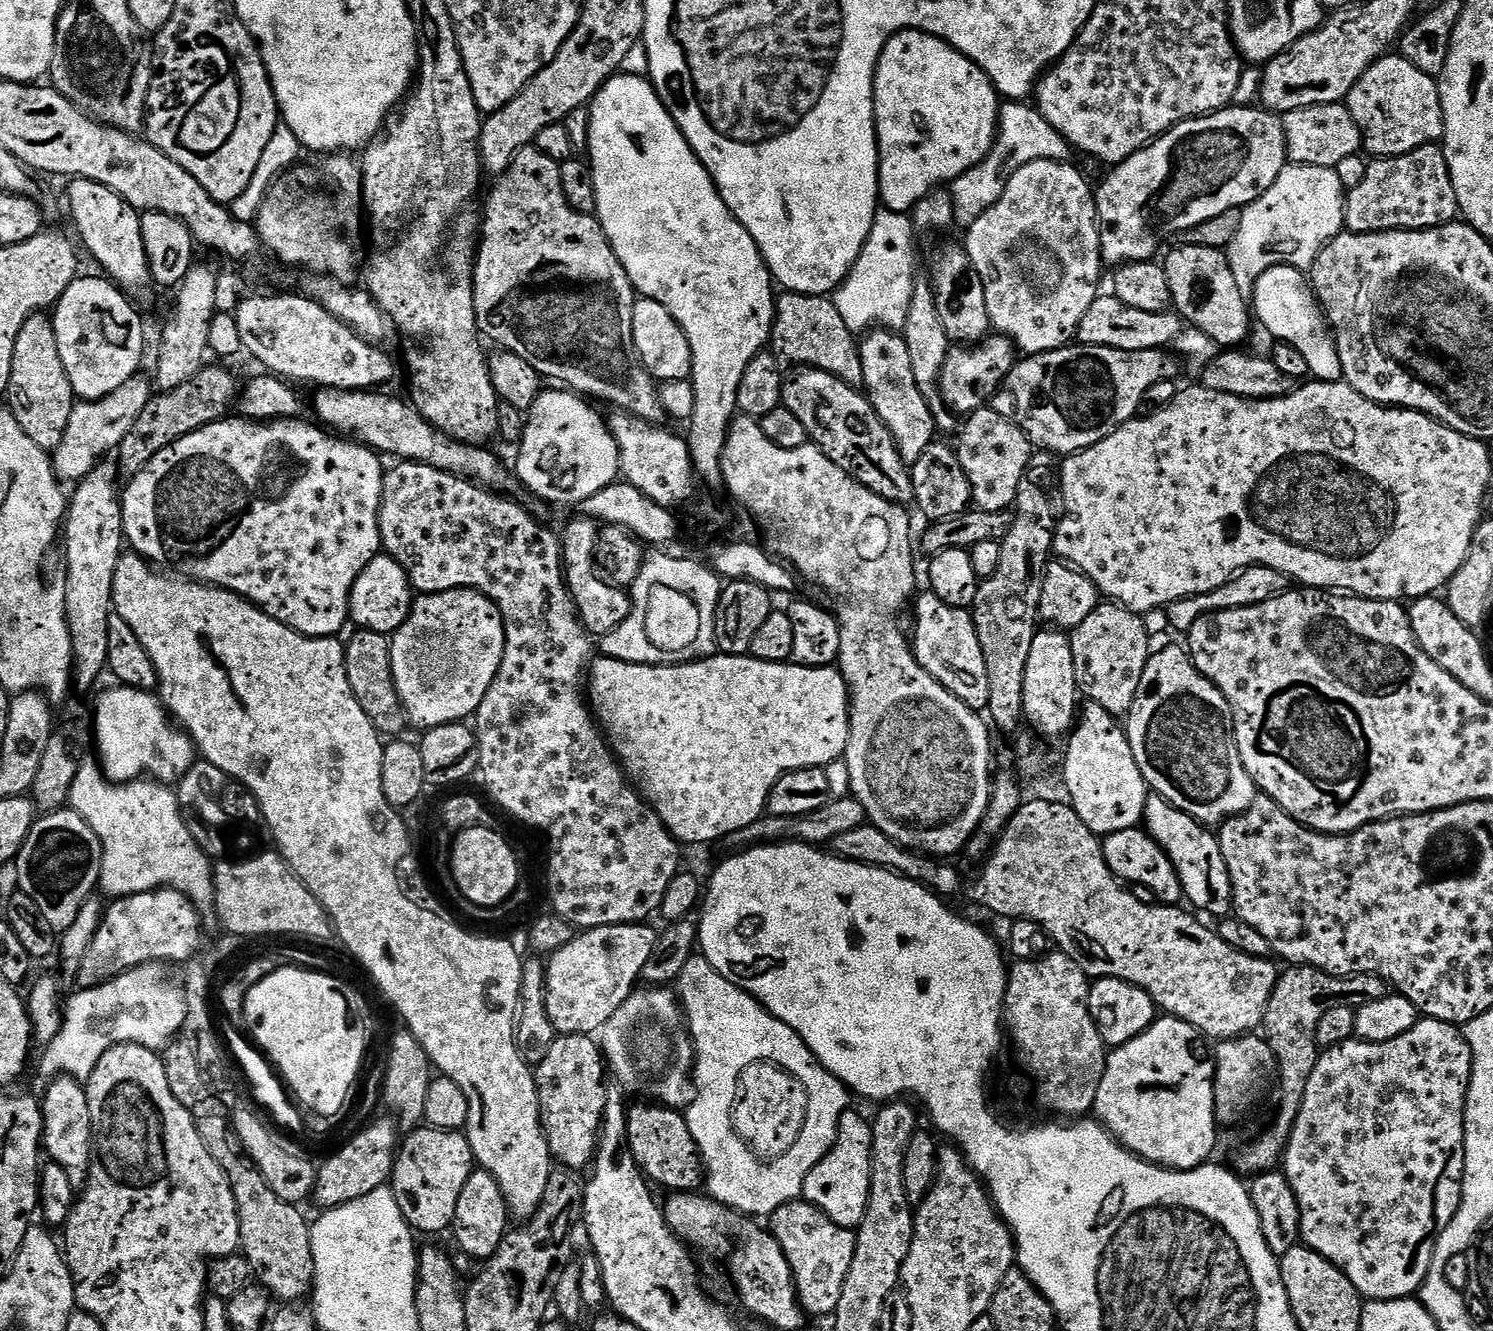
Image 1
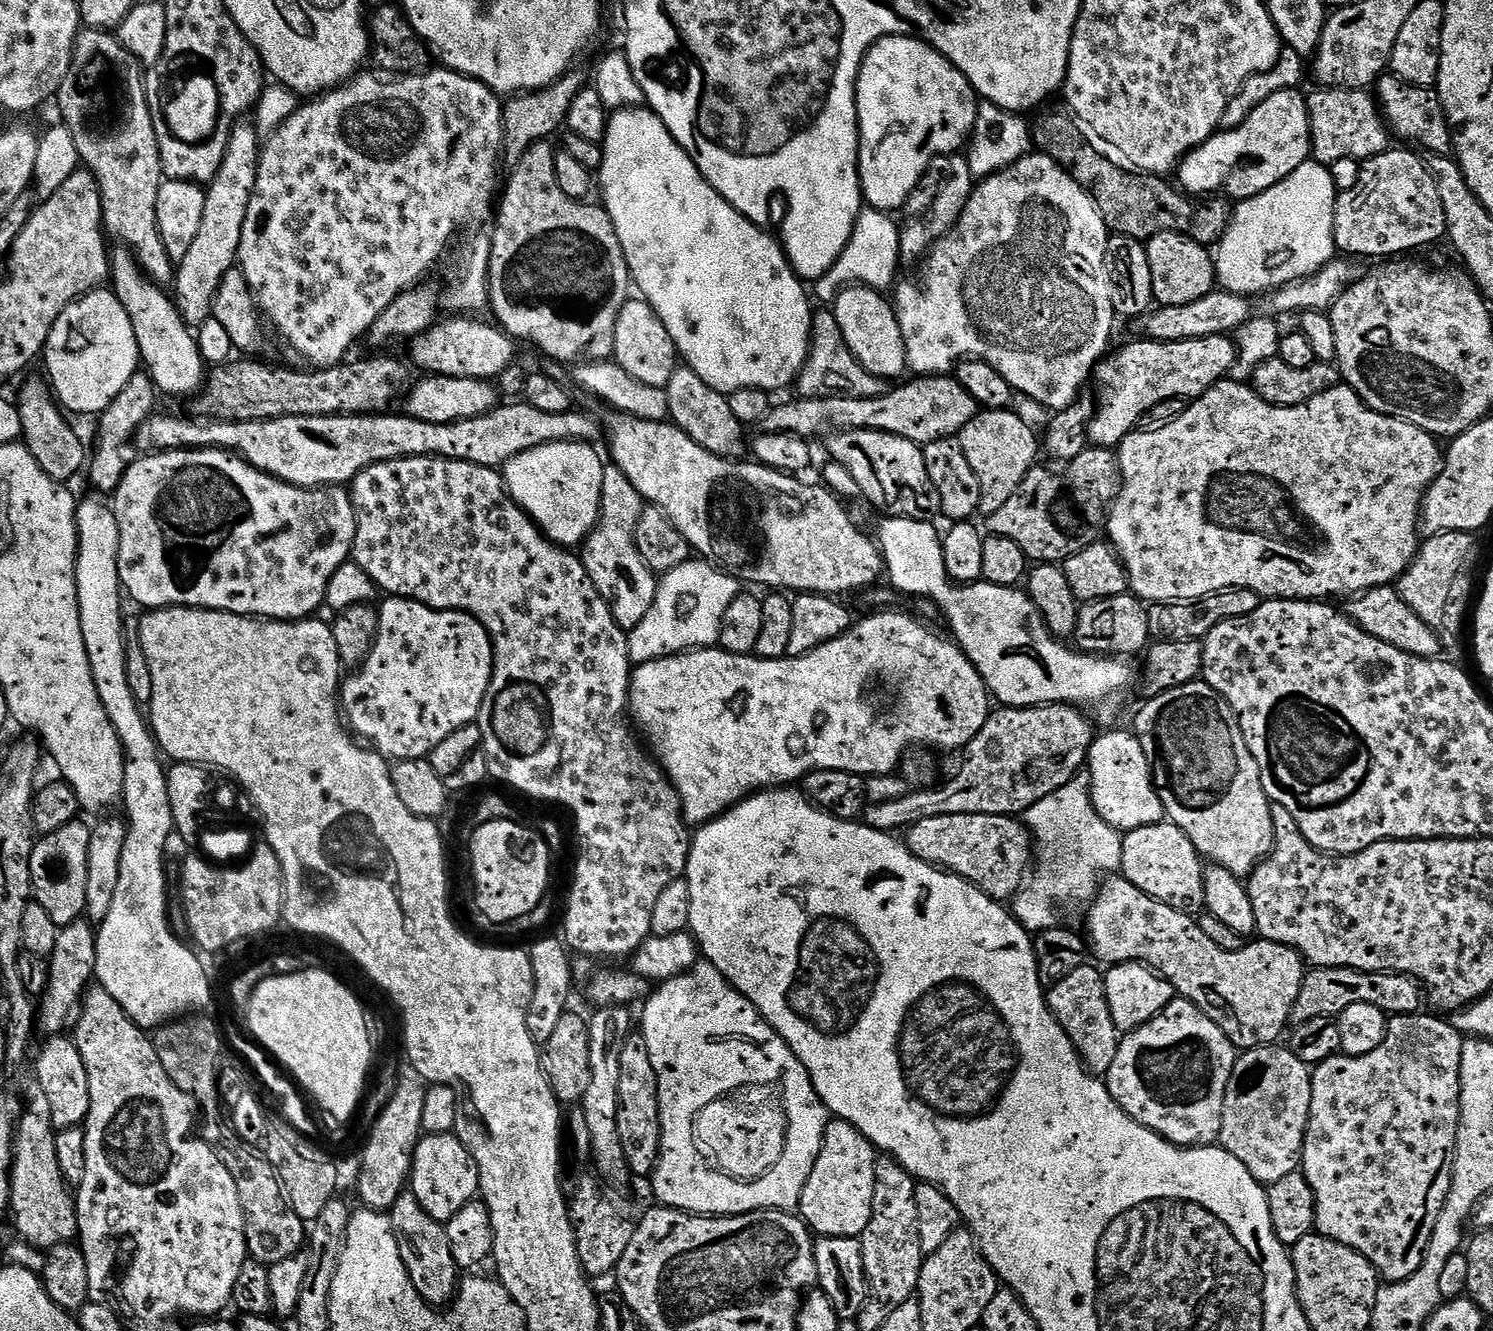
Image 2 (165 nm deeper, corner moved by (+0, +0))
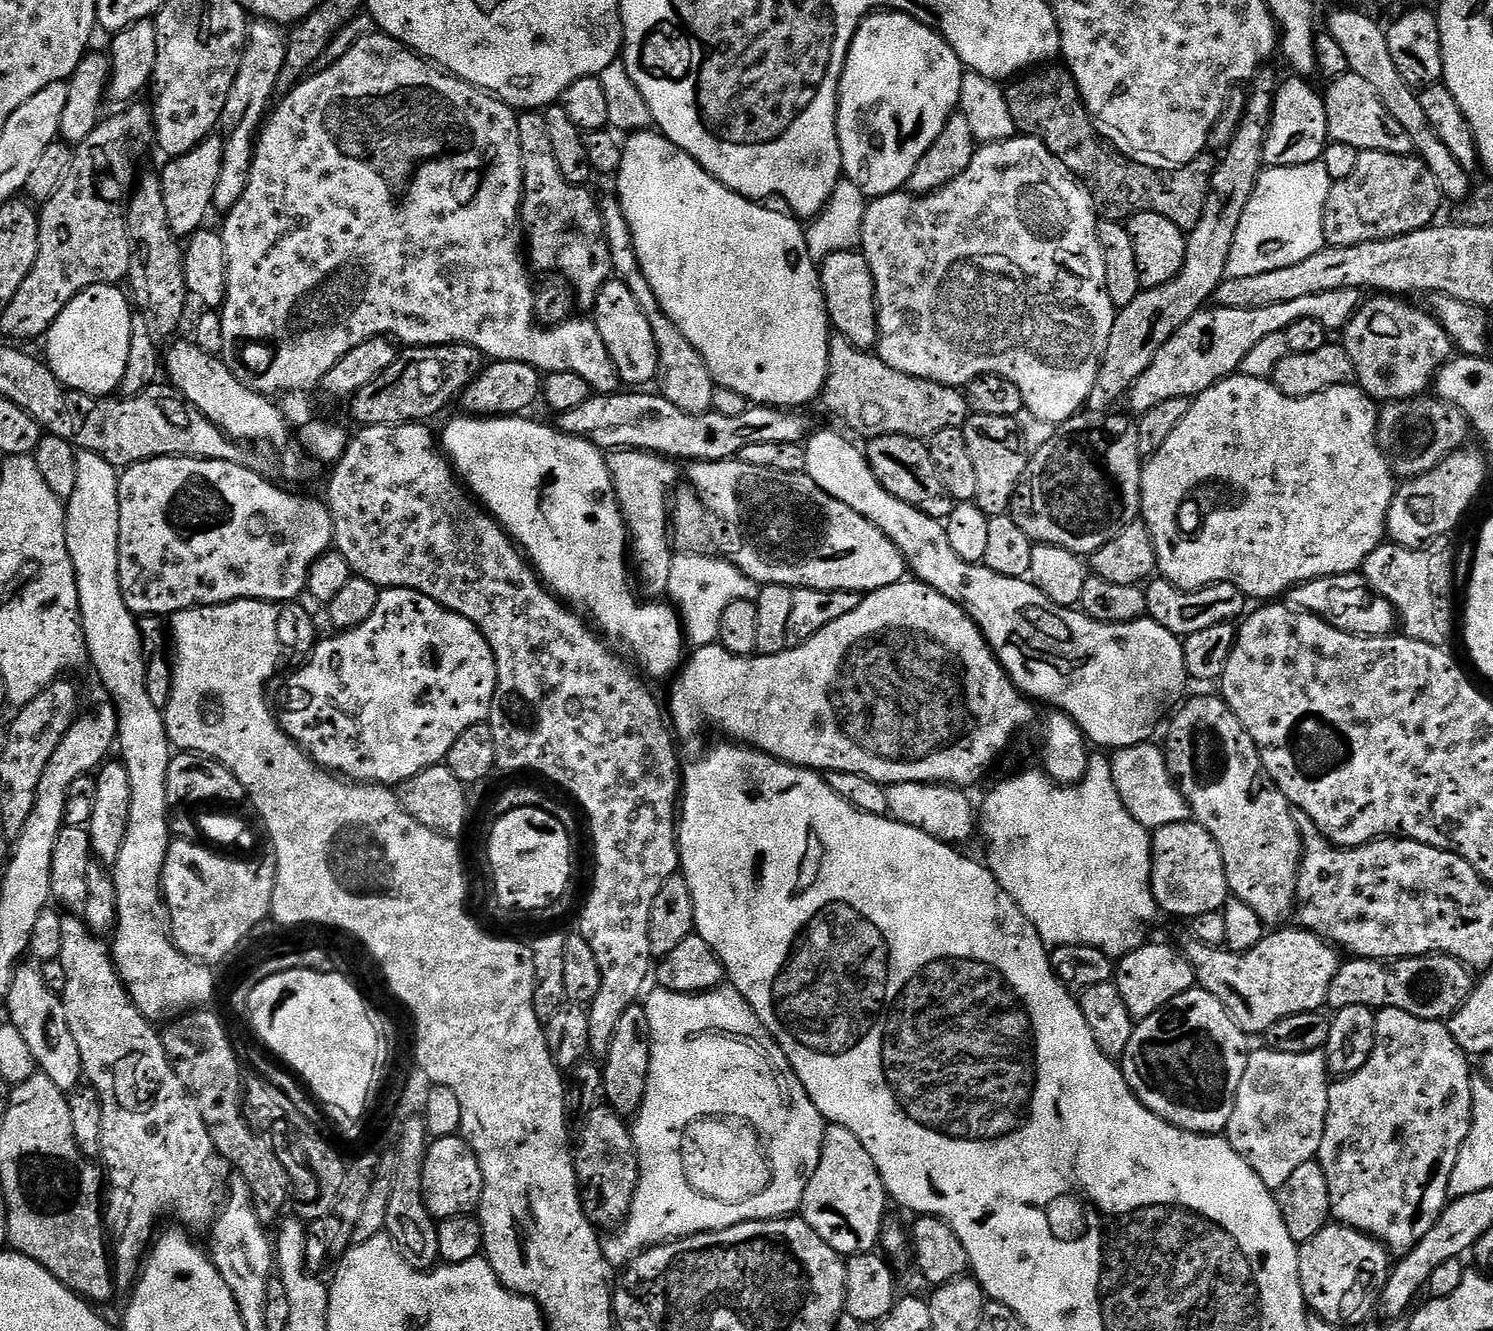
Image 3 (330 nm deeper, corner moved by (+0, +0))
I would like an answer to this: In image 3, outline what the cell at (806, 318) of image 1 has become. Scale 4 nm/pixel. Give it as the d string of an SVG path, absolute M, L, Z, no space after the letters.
M839 334L828 337L828 373L822 401L836 416L845 416L863 438L873 436L912 436L927 441L938 430L963 428L970 411L965 393L959 387L902 374L871 351L855 348Z

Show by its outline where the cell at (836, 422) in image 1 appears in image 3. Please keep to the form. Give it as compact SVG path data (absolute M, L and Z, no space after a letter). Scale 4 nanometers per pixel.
M873 436L867 444L866 455L870 470L890 495L914 506L930 518L941 522L947 521L953 510L954 501L945 492L938 478L938 470L934 470L934 462L930 462L925 441L915 440L912 436Z

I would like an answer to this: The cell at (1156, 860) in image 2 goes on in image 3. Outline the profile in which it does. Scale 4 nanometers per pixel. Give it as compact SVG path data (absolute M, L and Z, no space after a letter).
M1185 822L1155 829L1152 837L1152 893L1161 913L1191 918L1219 912L1229 900L1226 866L1218 842L1198 823Z

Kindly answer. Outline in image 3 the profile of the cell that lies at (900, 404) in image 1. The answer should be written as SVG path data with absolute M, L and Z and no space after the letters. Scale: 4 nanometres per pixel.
M863 251L835 252L825 258L818 268L820 289L824 292L824 309L828 311L831 327L855 346L875 349L880 338L880 321L876 310L876 291L870 266Z

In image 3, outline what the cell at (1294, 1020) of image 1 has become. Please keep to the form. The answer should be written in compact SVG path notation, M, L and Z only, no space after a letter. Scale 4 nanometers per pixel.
M1447 954L1411 956L1391 963L1348 958L1330 982L1326 1004L1332 1010L1346 1006L1366 1006L1373 1010L1393 1008L1414 1014L1414 1018L1444 1022L1464 1005L1473 987L1473 969Z

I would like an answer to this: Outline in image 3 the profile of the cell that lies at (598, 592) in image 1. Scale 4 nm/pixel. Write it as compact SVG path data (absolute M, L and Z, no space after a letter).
M633 448L609 451L606 463L620 513L624 515L624 526L630 537L630 564L634 569L635 583L638 588L640 583L639 591L645 597L663 597L670 586L670 566L674 555L670 539L668 487L676 480L677 465L671 459L654 452L639 452Z

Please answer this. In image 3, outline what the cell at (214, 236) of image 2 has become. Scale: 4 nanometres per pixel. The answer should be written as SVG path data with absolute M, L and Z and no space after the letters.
M253 21L249 25L247 45L239 63L238 76L234 80L223 106L218 125L224 142L222 150L222 170L214 186L212 199L215 211L226 214L231 210L248 185L248 175L252 169L252 153L256 147L257 134L269 111L270 100L275 97L278 75L285 65L287 39L283 31L271 21Z

